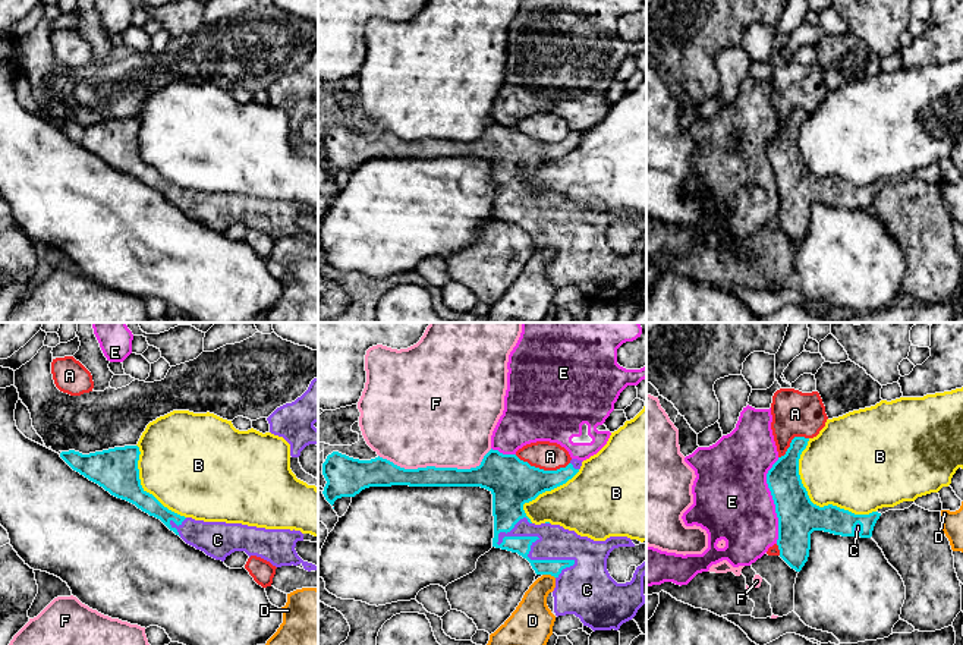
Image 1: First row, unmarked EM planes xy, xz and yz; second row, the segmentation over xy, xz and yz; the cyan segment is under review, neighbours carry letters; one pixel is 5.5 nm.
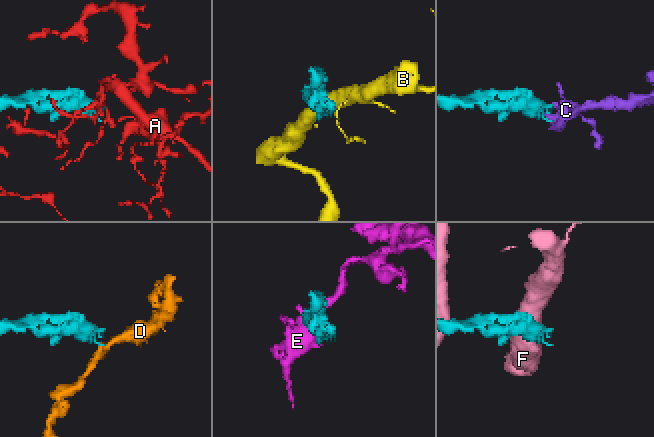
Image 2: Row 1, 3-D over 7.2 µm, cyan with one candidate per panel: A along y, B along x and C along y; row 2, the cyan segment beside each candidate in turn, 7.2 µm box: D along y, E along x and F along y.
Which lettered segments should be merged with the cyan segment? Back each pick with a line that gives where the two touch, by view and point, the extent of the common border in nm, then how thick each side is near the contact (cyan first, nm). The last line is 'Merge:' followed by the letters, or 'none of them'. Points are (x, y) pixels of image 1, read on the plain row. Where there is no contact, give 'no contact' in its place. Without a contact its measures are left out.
C: meets cyan in xz at (529, 222); contact 460 nm long; 170 nm thick on the cyan side, 190 nm on the other
Merge: C

